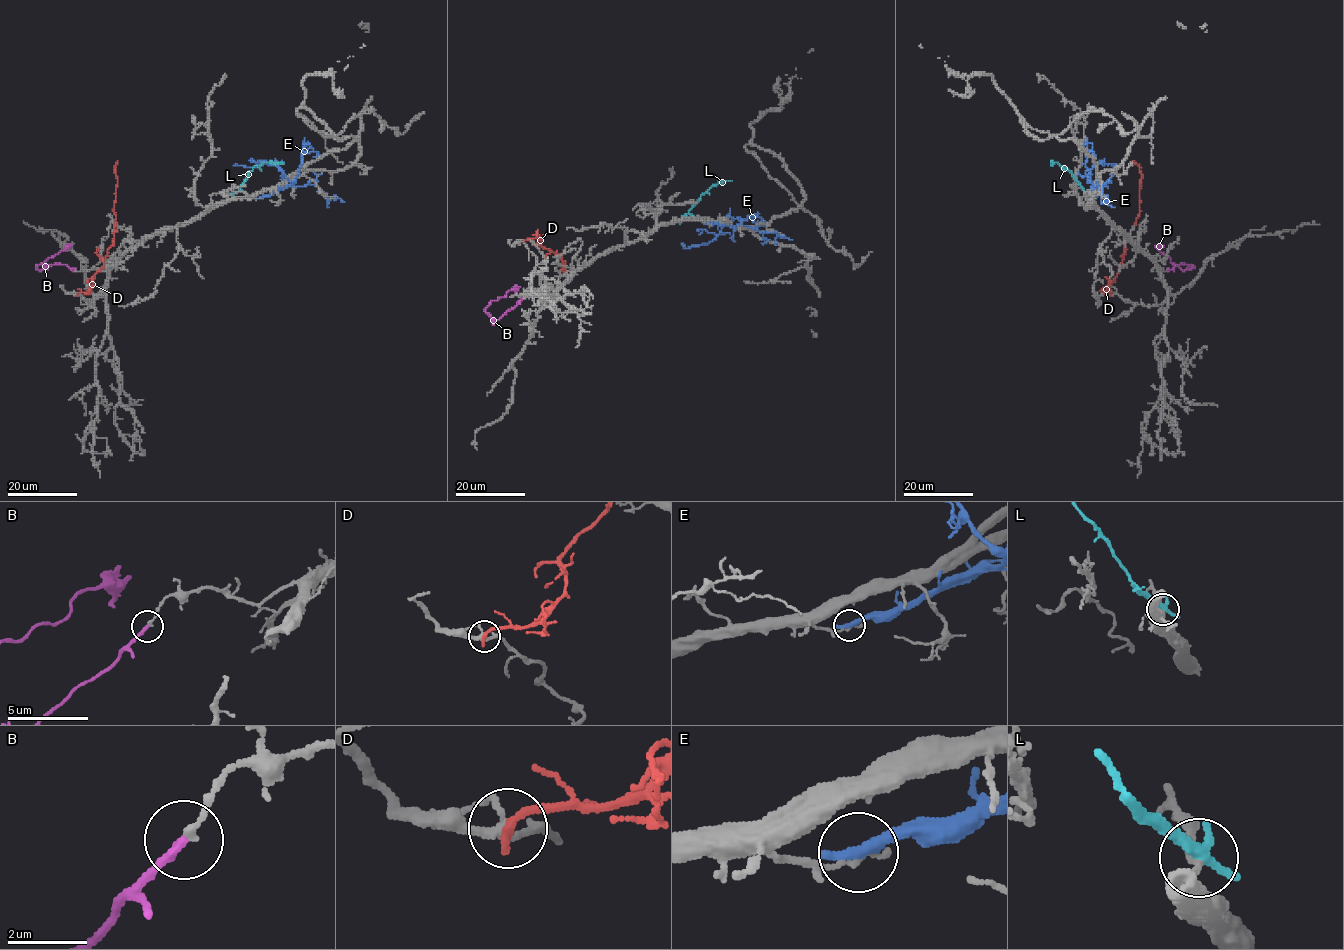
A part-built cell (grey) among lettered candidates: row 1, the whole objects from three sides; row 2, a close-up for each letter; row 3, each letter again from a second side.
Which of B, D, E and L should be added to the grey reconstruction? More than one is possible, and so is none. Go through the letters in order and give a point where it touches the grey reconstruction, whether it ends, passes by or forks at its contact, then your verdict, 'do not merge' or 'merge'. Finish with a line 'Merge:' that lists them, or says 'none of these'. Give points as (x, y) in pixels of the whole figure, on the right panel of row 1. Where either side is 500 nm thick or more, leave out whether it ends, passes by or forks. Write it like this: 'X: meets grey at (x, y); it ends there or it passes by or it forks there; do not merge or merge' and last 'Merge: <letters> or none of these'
B: meets grey at (1167, 271); it ends there; merge
D: meets grey at (1110, 294); it ends there; do not merge
E: meets grey at (1093, 198); it ends there; do not merge
L: meets grey at (1090, 196); it ends there; do not merge
Merge: B

